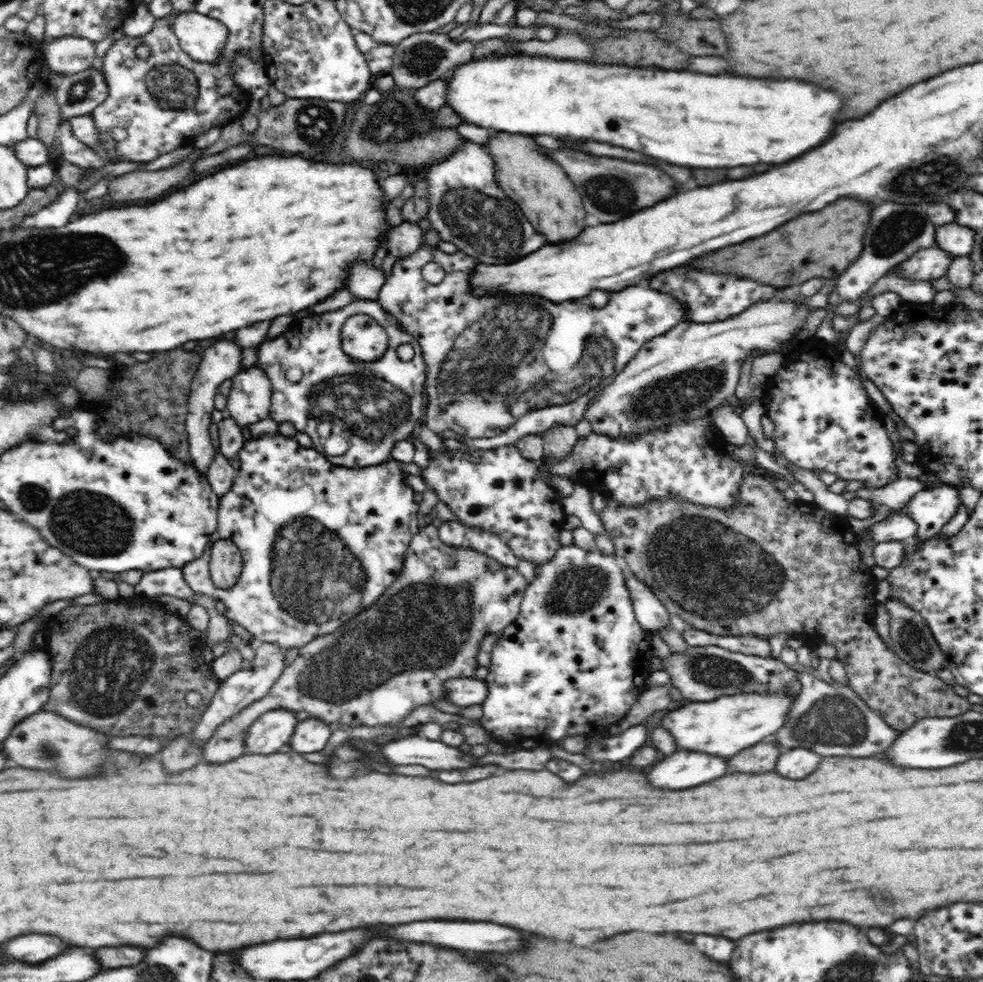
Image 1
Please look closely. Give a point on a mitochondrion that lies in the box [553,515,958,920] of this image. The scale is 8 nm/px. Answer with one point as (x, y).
(835, 720)

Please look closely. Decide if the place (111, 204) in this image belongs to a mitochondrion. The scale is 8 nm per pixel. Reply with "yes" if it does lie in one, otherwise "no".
no

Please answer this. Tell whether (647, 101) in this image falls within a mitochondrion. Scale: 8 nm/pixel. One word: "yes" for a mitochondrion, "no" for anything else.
no

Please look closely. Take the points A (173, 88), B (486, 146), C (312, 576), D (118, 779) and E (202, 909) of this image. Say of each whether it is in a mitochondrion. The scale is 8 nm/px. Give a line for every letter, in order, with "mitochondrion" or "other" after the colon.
A: mitochondrion
B: other
C: mitochondrion
D: other
E: other

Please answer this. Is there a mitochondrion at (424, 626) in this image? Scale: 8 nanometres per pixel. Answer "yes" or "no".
yes

